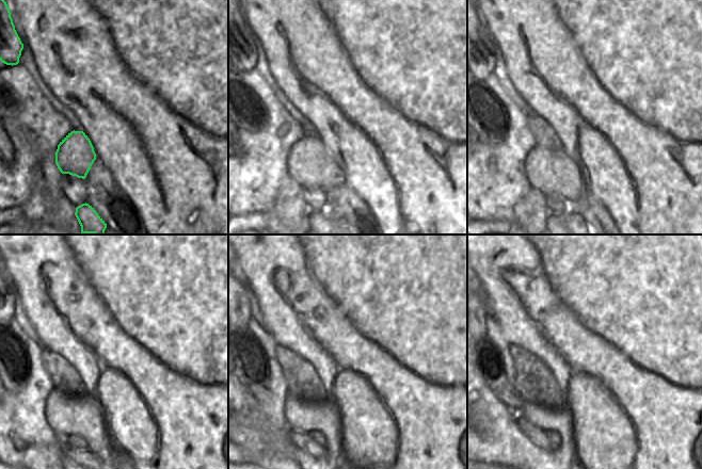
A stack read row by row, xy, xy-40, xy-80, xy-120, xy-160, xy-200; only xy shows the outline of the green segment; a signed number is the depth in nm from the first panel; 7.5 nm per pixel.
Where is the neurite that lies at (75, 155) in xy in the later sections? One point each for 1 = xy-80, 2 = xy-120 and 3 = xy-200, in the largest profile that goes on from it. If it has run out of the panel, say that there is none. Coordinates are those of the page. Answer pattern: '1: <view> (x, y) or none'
1: xy-80 (547, 171)
2: xy-120 (66, 415)
3: xy-200 (489, 433)

